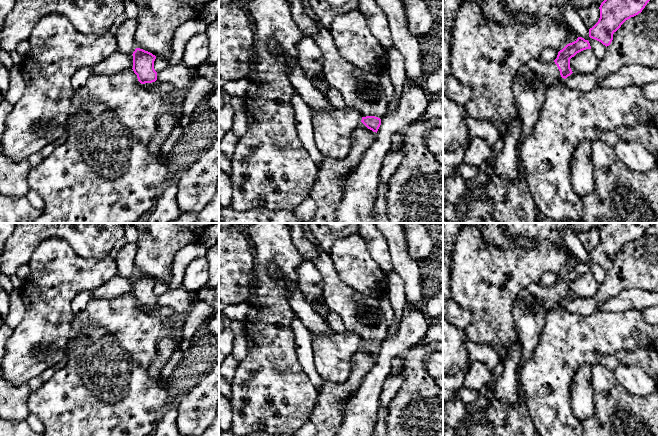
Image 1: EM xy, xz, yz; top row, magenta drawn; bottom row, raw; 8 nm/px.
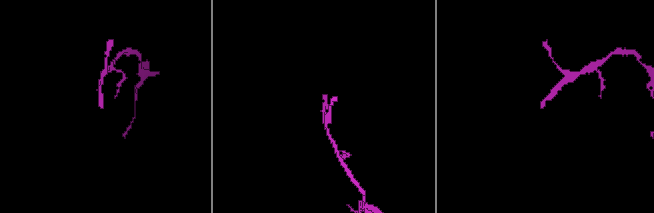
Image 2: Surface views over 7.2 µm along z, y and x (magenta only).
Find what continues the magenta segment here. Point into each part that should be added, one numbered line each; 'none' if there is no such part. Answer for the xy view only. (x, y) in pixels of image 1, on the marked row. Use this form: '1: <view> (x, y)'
1: xy (154, 85)

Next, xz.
1: xz (361, 91)

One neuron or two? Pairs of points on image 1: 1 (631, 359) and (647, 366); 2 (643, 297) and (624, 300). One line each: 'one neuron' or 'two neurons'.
1: one neuron
2: one neuron

